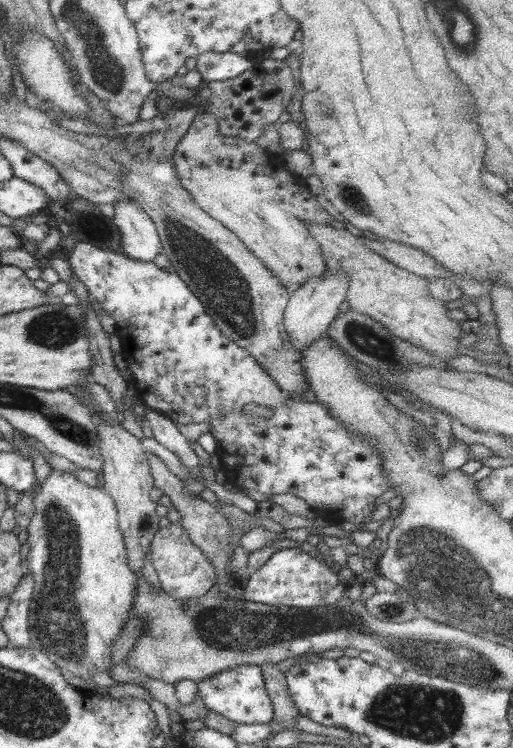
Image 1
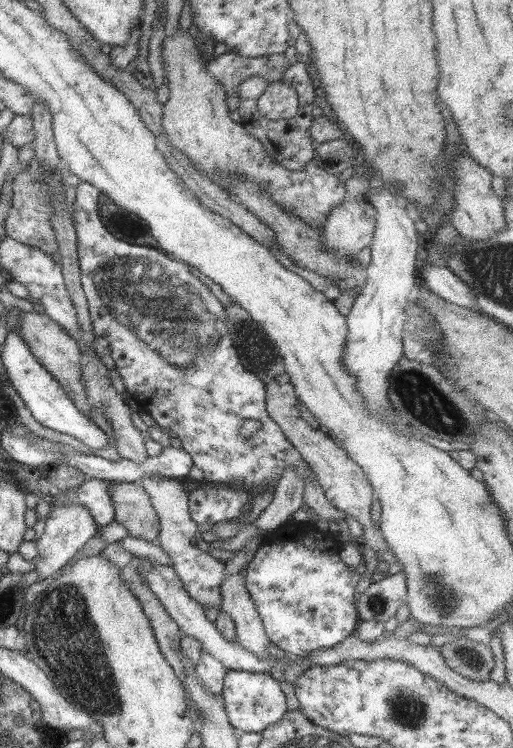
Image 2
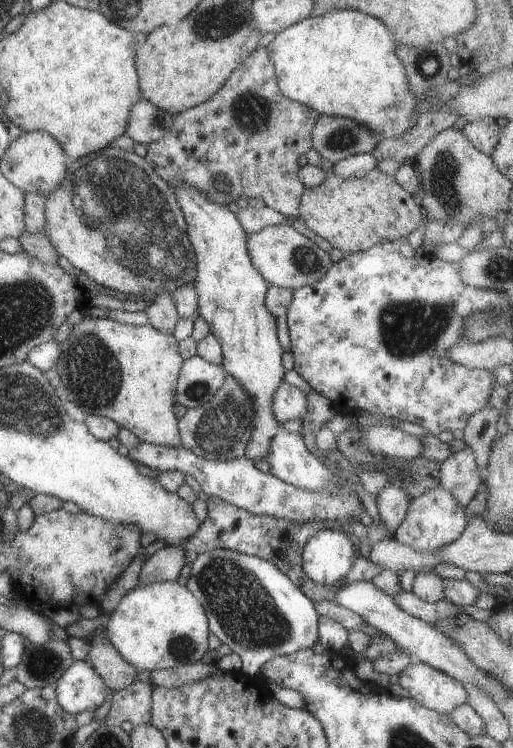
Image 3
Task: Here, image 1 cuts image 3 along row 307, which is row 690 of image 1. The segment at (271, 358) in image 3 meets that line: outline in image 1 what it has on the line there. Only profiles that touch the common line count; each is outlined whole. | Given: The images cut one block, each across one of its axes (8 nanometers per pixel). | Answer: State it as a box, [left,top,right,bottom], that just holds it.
[197,665,274,725]

